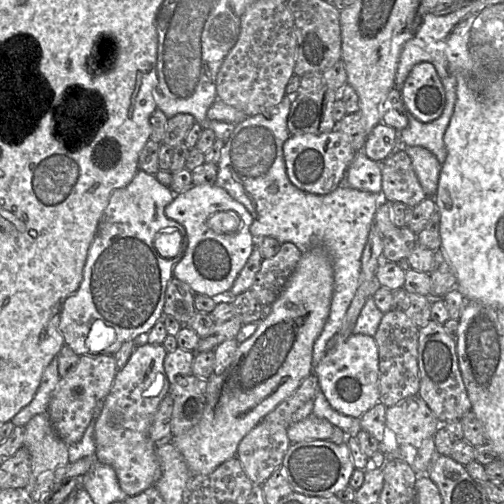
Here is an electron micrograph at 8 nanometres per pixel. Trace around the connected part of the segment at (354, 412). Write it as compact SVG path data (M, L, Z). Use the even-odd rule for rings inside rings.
M351 334L346 340L326 351L315 367L320 390L337 412L360 418L379 401L379 356L374 337Z

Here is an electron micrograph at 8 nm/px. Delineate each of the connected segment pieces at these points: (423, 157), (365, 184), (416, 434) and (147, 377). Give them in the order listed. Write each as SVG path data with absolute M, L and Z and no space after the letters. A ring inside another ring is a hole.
M407 146L405 152L410 156L417 178L427 197L434 197L442 165L435 155L421 146Z
M358 151L347 169L349 187L382 195L381 162L371 160Z
M418 394L409 396L396 405L386 407L386 426L394 432L399 445L412 445L418 449L425 439L434 436L440 424Z
M139 343L125 367L118 371L96 421L96 459L115 470L119 485L128 496L154 486L162 475L150 428L161 402L170 394L171 383L164 369L167 354L163 344Z

